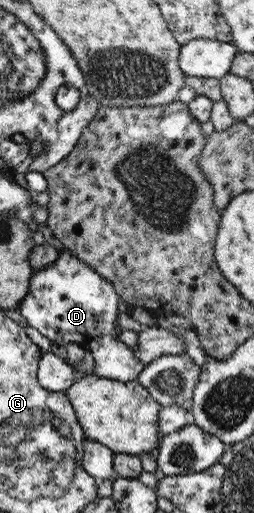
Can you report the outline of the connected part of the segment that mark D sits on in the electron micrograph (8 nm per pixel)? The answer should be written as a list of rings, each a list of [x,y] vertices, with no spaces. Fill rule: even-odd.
[[[65,249],[58,253],[53,264],[32,272],[28,293],[17,307],[21,320],[51,344],[76,343],[87,350],[94,359],[92,375],[120,382],[136,379],[144,365],[134,359],[131,348],[118,338],[118,296],[112,286]]]

